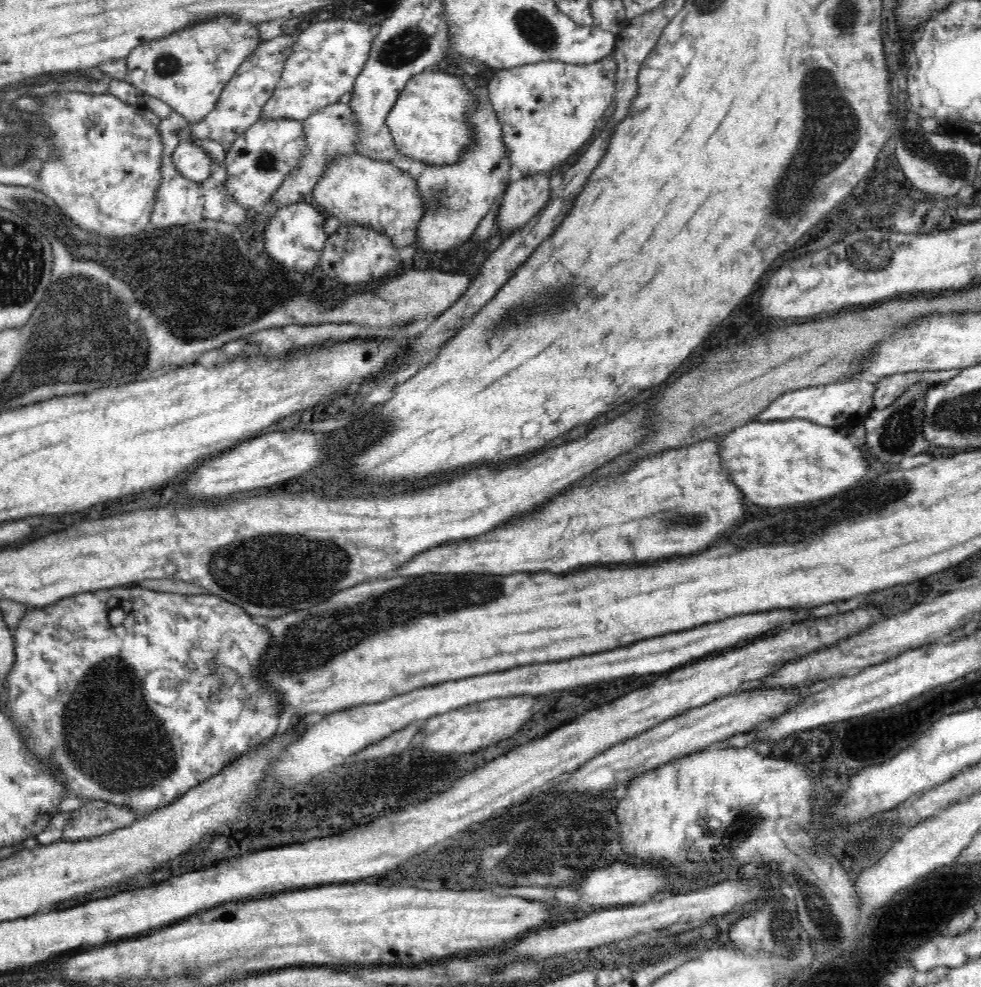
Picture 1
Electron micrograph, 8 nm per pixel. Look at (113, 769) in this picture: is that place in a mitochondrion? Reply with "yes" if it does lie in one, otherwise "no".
yes

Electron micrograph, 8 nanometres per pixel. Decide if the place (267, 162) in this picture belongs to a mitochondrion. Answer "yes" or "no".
yes

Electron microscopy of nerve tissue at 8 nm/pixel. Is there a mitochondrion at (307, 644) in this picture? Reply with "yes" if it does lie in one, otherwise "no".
yes

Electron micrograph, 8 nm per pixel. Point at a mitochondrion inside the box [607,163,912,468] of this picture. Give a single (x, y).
(862, 256)

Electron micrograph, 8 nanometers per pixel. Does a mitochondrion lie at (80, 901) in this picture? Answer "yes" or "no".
no

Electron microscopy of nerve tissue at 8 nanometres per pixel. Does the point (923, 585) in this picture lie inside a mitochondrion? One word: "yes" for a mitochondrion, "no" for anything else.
no

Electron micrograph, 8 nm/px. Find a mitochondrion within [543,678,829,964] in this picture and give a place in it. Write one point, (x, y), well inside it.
(742, 825)

